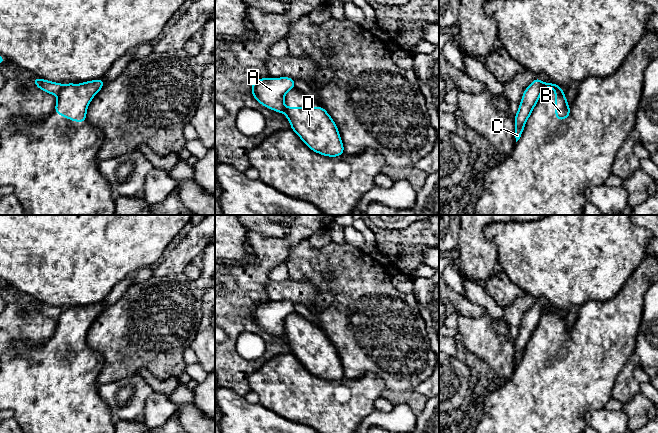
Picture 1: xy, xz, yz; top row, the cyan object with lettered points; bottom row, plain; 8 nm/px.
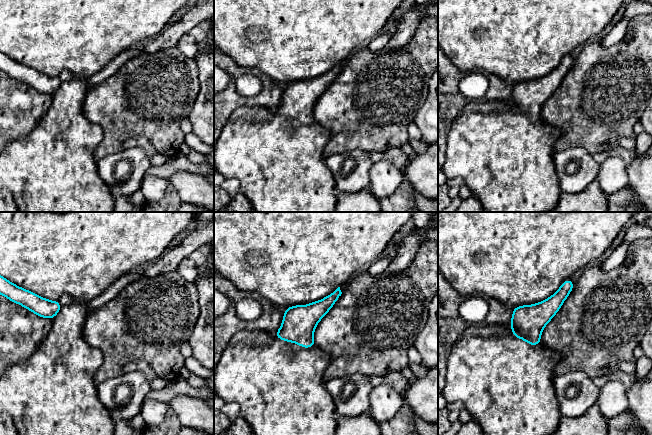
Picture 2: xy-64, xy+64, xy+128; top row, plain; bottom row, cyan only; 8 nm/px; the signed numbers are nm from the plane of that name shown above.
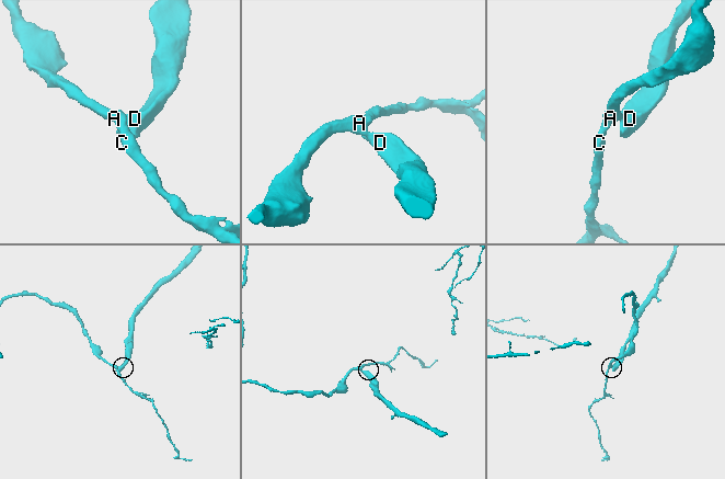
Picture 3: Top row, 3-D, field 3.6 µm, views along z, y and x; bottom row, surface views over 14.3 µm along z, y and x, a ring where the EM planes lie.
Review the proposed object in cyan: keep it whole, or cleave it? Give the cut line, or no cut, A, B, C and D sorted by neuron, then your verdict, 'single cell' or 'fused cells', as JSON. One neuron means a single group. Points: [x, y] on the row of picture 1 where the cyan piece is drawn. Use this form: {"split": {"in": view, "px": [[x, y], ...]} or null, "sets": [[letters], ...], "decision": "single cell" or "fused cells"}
{"split": {"in": "xz", "px": [[285, 107], [283, 112]]}, "sets": [["A", "C"], ["B", "D"]], "decision": "fused cells"}

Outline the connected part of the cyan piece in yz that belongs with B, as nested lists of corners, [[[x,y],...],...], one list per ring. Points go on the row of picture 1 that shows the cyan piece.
[[[563,88],[555,90],[555,116],[558,121],[570,116],[570,105],[567,104]]]

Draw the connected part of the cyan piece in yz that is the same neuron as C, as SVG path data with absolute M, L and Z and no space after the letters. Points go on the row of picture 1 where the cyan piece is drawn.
M536 77L535 80L525 89L522 95L521 103L519 104L519 109L514 118L516 142L520 139L527 119L530 117L542 91L545 88L557 90L561 87L553 82L544 83Z

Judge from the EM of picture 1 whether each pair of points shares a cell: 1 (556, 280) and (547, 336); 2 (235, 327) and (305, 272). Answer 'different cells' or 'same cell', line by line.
1: different cells
2: different cells

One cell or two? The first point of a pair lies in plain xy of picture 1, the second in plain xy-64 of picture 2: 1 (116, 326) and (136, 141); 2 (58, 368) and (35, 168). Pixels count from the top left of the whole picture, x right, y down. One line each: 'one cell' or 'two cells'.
1: two cells
2: one cell

